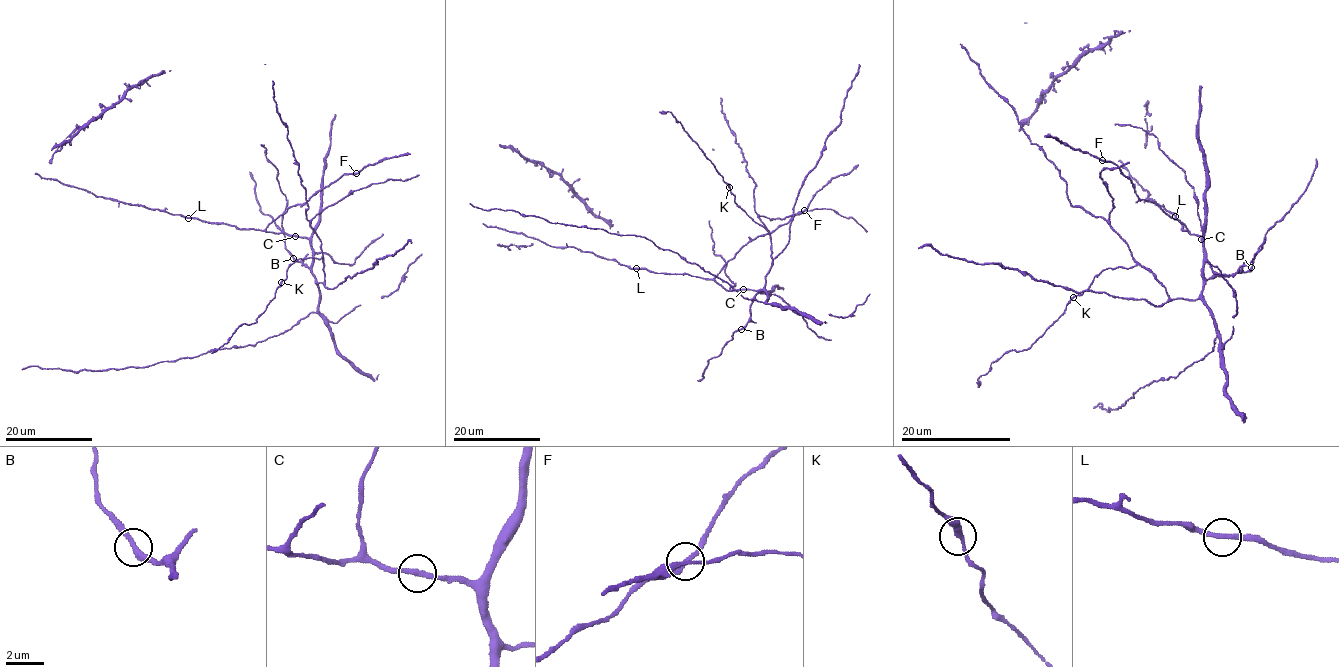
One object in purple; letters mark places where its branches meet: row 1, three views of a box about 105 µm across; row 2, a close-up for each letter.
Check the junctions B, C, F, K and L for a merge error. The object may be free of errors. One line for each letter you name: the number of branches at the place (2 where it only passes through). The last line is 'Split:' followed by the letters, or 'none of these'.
Split: none of these

